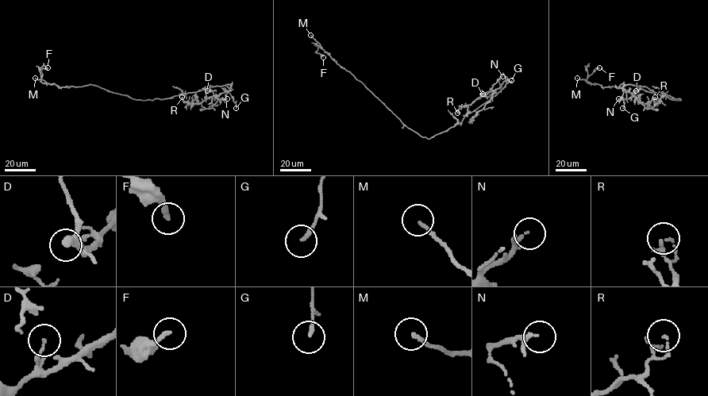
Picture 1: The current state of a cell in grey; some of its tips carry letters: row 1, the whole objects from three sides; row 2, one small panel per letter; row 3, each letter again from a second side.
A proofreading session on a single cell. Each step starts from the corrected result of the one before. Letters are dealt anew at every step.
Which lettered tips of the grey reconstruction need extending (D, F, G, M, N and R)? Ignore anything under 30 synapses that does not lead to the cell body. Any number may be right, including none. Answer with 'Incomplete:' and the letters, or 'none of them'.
Incomplete: none of them

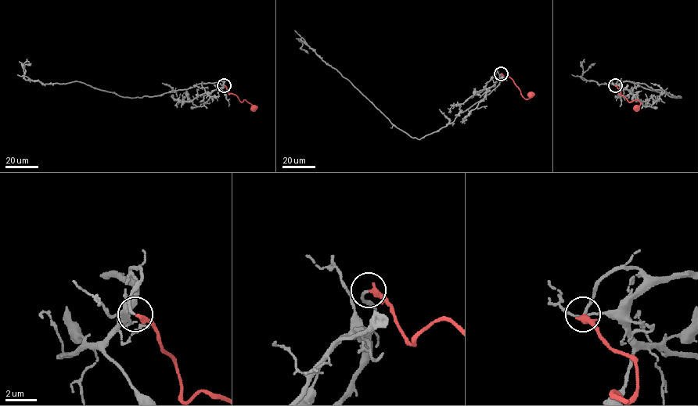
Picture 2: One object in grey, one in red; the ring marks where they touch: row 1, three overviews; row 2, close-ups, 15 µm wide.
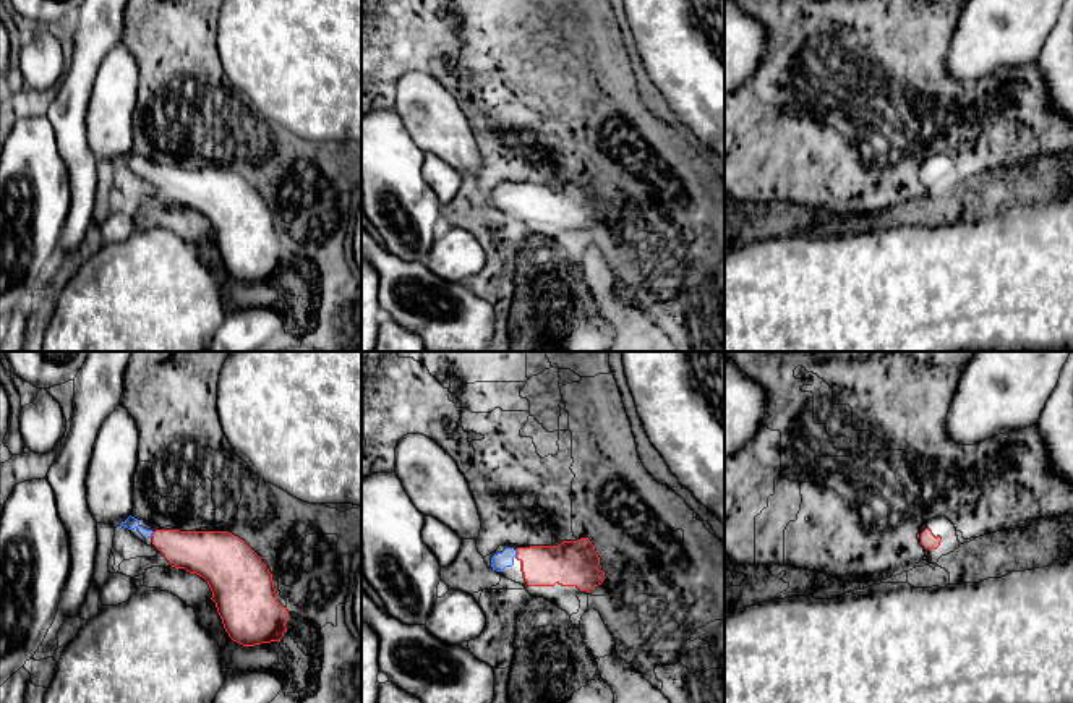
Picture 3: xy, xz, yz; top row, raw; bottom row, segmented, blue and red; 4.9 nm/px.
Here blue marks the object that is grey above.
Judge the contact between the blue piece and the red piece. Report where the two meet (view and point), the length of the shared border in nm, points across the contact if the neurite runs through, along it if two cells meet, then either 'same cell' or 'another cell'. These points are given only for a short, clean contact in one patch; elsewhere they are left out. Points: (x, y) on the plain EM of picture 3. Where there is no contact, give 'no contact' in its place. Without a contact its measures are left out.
meets blue in xz at (516, 190); contact 40 nm long; runs through xz (500, 198), (516, 190), (527, 191), (543, 203); same cell

